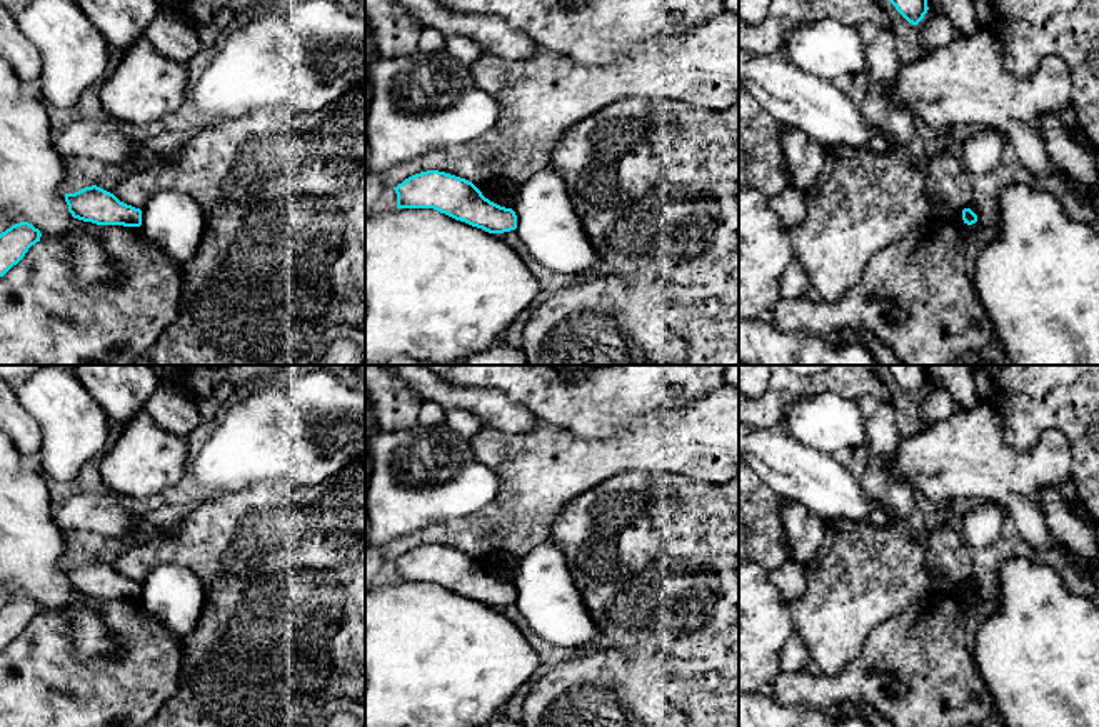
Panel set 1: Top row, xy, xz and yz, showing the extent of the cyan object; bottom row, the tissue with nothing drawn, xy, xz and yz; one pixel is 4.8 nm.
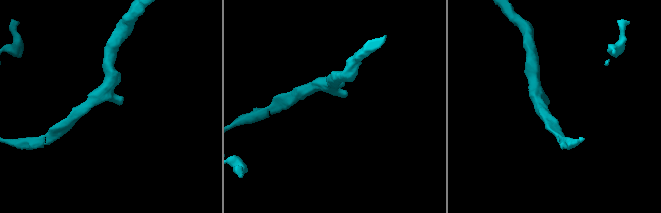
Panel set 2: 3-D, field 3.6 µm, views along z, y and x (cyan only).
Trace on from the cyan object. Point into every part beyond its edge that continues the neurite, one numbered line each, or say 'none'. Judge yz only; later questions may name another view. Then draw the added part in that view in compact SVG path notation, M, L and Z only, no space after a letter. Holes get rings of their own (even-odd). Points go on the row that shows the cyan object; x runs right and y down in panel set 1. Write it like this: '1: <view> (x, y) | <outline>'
none

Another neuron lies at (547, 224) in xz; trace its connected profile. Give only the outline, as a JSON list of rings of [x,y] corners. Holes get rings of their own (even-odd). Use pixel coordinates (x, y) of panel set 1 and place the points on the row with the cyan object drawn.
[[[554,167],[534,172],[515,197],[515,230],[532,257],[555,273],[585,278],[599,257]]]

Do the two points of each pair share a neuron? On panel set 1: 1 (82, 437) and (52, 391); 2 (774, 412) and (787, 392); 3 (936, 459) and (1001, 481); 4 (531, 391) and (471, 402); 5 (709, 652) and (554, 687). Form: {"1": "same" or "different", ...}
{"1": "same", "2": "same", "3": "same", "4": "different", "5": "different"}

